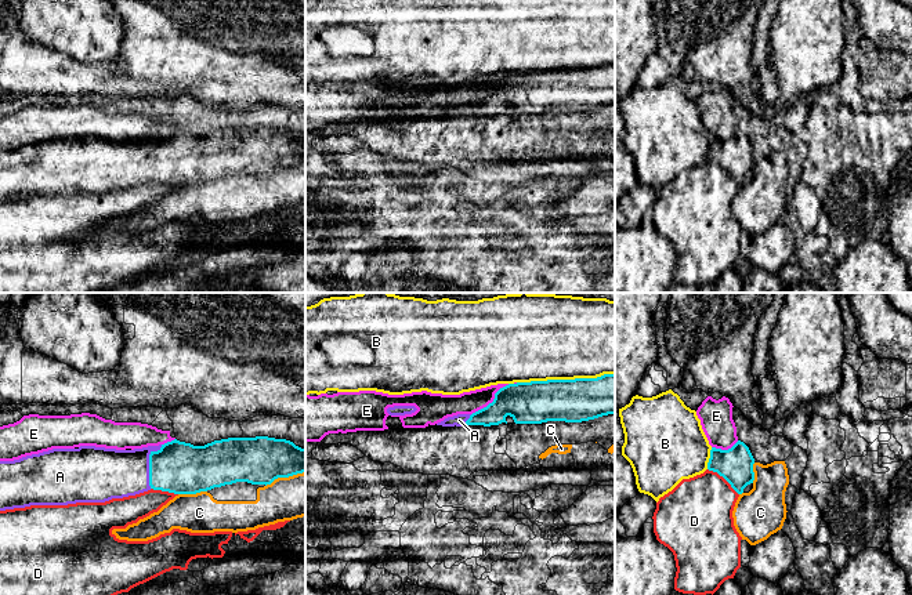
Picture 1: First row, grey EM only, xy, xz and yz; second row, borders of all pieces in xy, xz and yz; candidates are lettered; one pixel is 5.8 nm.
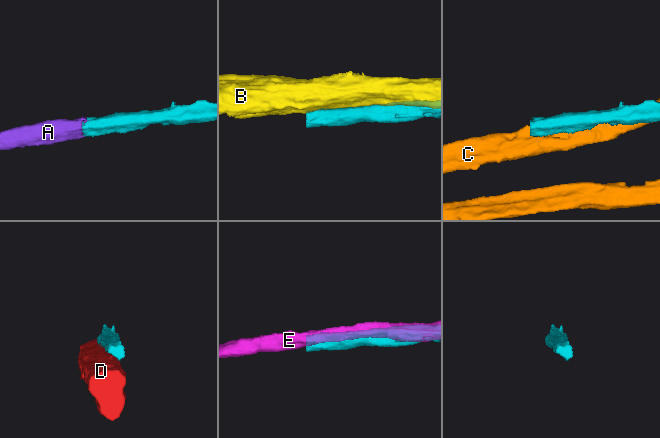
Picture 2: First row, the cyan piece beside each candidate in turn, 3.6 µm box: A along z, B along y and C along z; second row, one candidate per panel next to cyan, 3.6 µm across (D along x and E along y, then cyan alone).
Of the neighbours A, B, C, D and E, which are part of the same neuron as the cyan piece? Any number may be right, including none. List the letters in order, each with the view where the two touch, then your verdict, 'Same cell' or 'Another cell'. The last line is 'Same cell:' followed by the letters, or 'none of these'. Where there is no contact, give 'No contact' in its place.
A: Touches cyan in xy. Same cell
B: Touches cyan in xz. Another cell
C: Touches cyan in xy. Another cell
D: Touches cyan in yz. Another cell
E: Touches cyan in xz. Another cell
Same cell: A

